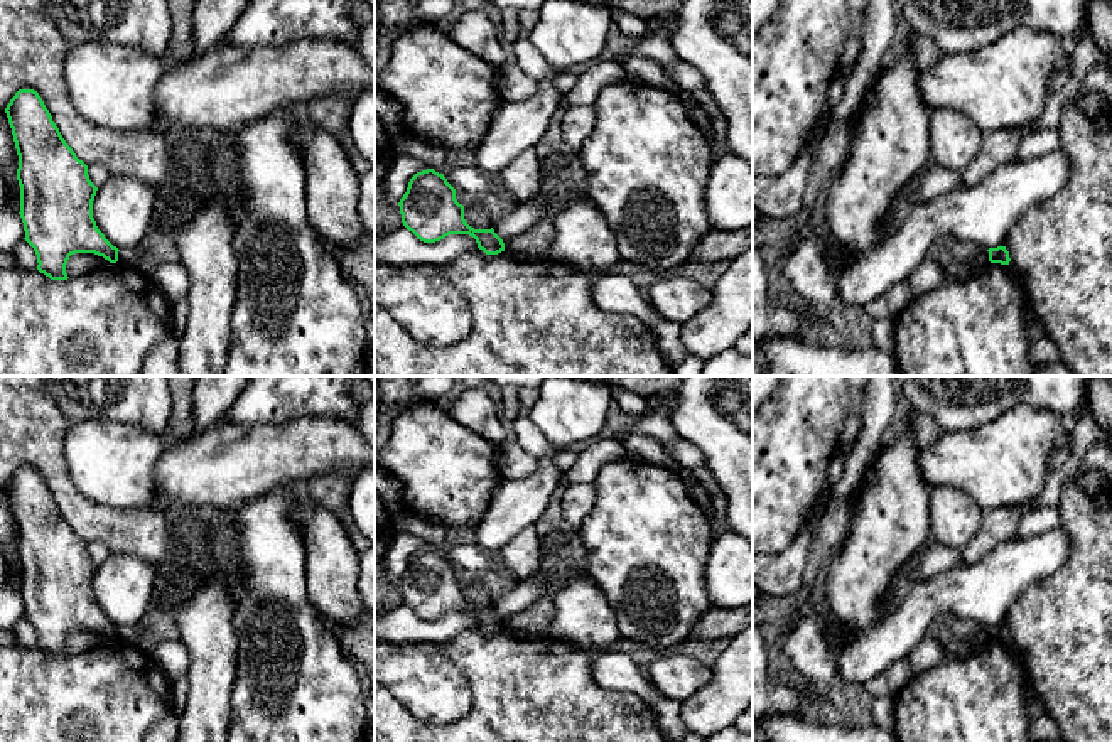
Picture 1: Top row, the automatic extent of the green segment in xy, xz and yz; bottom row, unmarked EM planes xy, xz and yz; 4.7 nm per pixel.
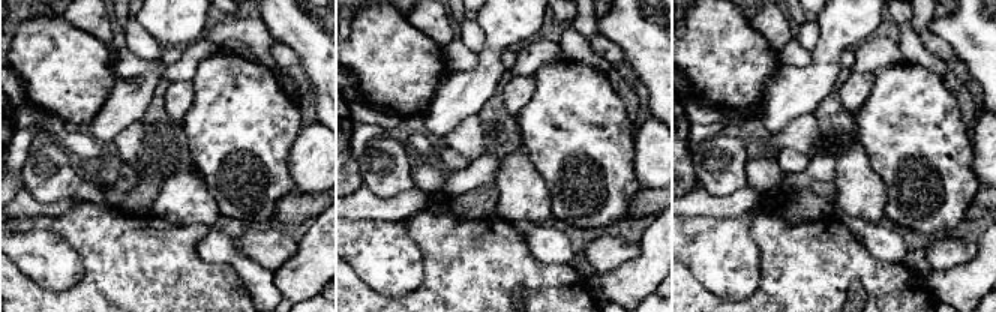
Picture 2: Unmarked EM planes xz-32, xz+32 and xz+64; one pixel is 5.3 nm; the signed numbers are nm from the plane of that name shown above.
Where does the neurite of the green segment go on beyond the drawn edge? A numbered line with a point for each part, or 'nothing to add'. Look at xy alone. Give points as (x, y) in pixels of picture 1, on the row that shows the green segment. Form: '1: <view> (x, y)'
nothing to add

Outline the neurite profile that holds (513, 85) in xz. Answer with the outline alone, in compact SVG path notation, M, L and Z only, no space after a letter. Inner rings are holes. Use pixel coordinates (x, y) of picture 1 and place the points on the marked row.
M503 66L498 69L496 79L503 101L520 101L533 96L538 91L538 83L530 79L520 67Z

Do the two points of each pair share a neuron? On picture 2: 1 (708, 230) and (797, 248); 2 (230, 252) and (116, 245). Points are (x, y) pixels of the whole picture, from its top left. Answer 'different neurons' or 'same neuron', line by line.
1: different neurons
2: different neurons

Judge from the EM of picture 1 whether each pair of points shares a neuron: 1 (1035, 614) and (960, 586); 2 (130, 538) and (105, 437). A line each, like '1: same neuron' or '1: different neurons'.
1: different neurons
2: different neurons

